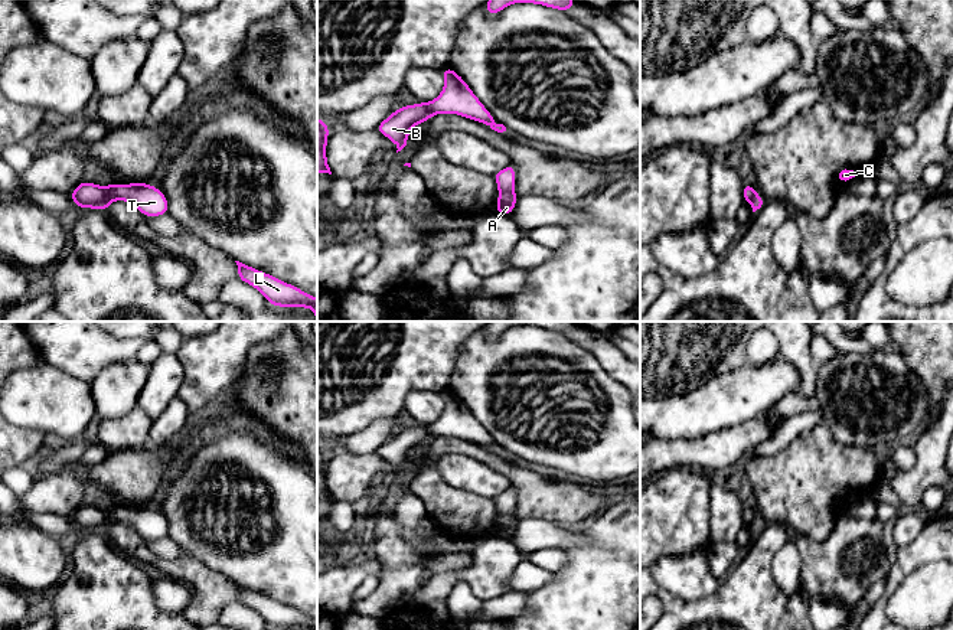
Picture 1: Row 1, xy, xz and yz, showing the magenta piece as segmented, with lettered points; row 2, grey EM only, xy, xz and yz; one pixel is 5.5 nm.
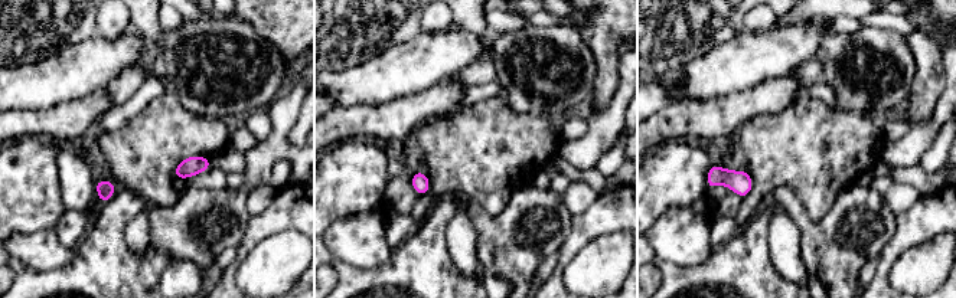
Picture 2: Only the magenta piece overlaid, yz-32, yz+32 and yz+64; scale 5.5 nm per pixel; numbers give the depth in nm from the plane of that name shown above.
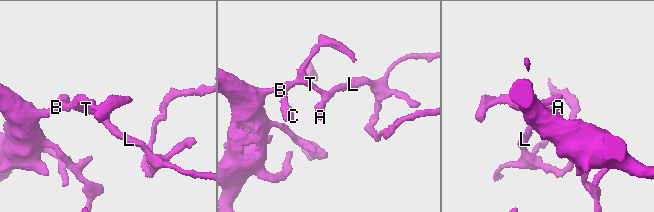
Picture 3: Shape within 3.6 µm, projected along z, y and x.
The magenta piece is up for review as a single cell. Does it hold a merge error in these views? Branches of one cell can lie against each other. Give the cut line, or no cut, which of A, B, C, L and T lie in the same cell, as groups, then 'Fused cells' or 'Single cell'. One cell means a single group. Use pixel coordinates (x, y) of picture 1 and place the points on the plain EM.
Split along xy (104, 512), (110, 525). Groups: A L T / B C. Fused cells

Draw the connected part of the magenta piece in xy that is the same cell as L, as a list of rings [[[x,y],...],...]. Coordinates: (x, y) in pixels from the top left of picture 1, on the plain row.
[[[235,584],[236,601],[255,610],[275,630],[317,630],[317,621],[274,598]]]

